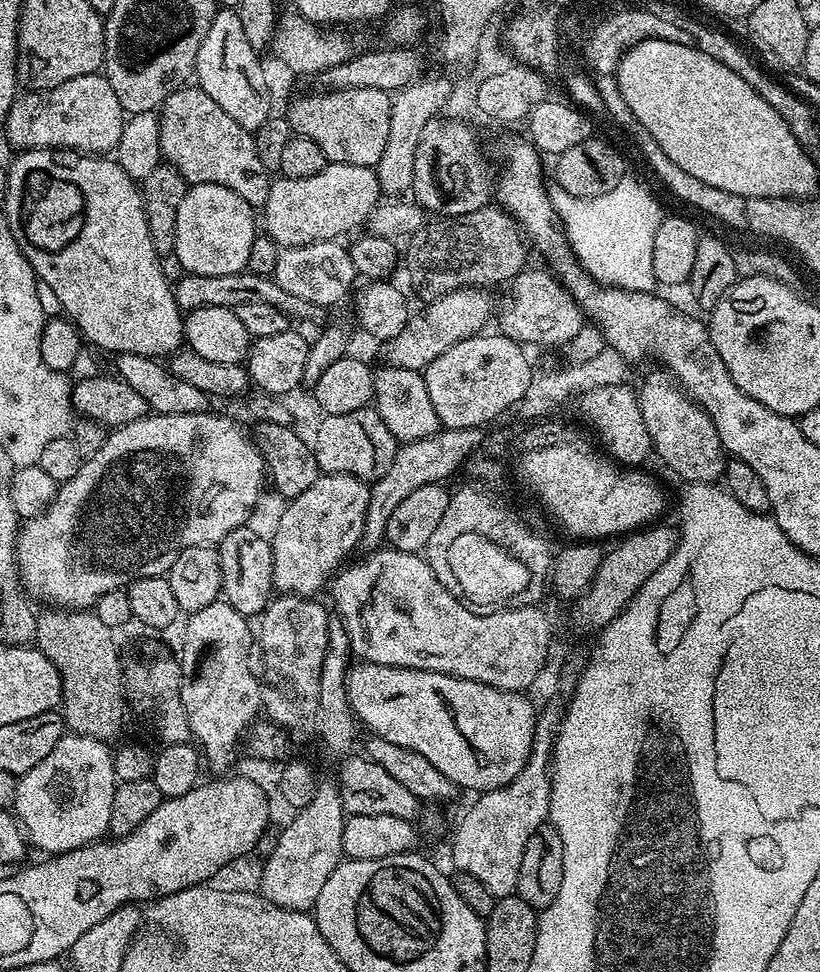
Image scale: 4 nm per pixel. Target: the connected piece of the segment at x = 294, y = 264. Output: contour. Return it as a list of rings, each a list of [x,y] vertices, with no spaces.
[[[323,240],[306,246],[280,248],[277,265],[272,272],[275,282],[285,292],[300,298],[305,306],[317,304],[320,308],[328,308],[331,304],[338,303],[348,291],[349,293],[353,291],[352,283],[358,280],[351,251],[340,244],[343,243],[336,240]]]

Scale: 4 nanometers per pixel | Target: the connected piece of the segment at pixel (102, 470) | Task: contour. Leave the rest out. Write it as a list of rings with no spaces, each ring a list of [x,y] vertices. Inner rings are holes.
[[[212,410],[200,413],[178,414],[164,416],[149,414],[141,420],[123,424],[121,428],[111,429],[102,442],[102,450],[87,457],[80,469],[68,481],[61,483],[56,490],[56,496],[48,503],[48,507],[40,513],[23,521],[16,534],[16,562],[20,569],[20,582],[24,591],[33,601],[45,600],[45,605],[63,608],[65,610],[88,610],[96,603],[102,594],[110,594],[110,590],[118,590],[129,585],[133,580],[144,579],[147,576],[164,576],[170,570],[174,558],[182,554],[190,546],[219,545],[230,530],[245,527],[249,523],[248,515],[260,496],[260,483],[266,480],[266,467],[263,457],[253,437],[247,436],[245,429],[231,415],[215,416]]]

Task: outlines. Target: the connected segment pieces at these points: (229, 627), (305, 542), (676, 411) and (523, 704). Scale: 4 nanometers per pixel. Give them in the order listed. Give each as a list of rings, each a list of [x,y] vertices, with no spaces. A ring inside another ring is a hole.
[[[224,599],[210,602],[210,606],[191,613],[184,624],[184,641],[180,644],[180,697],[184,707],[184,716],[188,719],[188,731],[191,739],[198,745],[202,753],[203,763],[212,774],[224,774],[236,760],[236,743],[252,727],[261,711],[261,681],[254,671],[254,632],[248,629],[249,617],[243,616],[234,606]]]
[[[320,474],[309,489],[284,504],[276,533],[270,536],[274,558],[272,587],[277,593],[315,597],[316,591],[329,583],[333,573],[348,560],[348,551],[361,543],[369,489],[365,481],[354,476]]]
[[[656,370],[660,372],[650,373],[644,380],[641,388],[638,388],[637,396],[639,398],[639,408],[642,410],[643,424],[646,426],[648,439],[652,443],[653,453],[657,455],[663,462],[663,464],[674,474],[676,474],[683,483],[689,484],[713,484],[717,483],[722,477],[725,470],[725,466],[728,461],[727,453],[724,451],[724,447],[721,444],[721,439],[718,438],[718,432],[714,429],[714,424],[710,420],[709,416],[700,408],[700,405],[693,403],[687,396],[682,388],[665,371]]]
[[[356,662],[348,669],[346,682],[352,715],[372,731],[373,737],[394,742],[406,750],[420,752],[434,770],[446,774],[457,789],[473,788],[473,793],[493,792],[506,786],[526,766],[532,752],[537,709],[524,692],[507,692],[483,680],[467,680],[441,672],[423,672],[417,668],[391,668],[385,664]]]

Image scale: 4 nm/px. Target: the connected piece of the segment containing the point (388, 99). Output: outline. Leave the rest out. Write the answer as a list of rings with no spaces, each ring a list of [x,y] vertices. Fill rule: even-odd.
[[[357,88],[320,90],[317,93],[317,96],[304,96],[289,106],[286,119],[293,133],[302,138],[310,138],[310,142],[315,142],[318,150],[322,150],[322,154],[330,164],[349,164],[375,169],[376,163],[386,150],[386,138],[390,138],[392,96],[382,90],[358,90]]]

